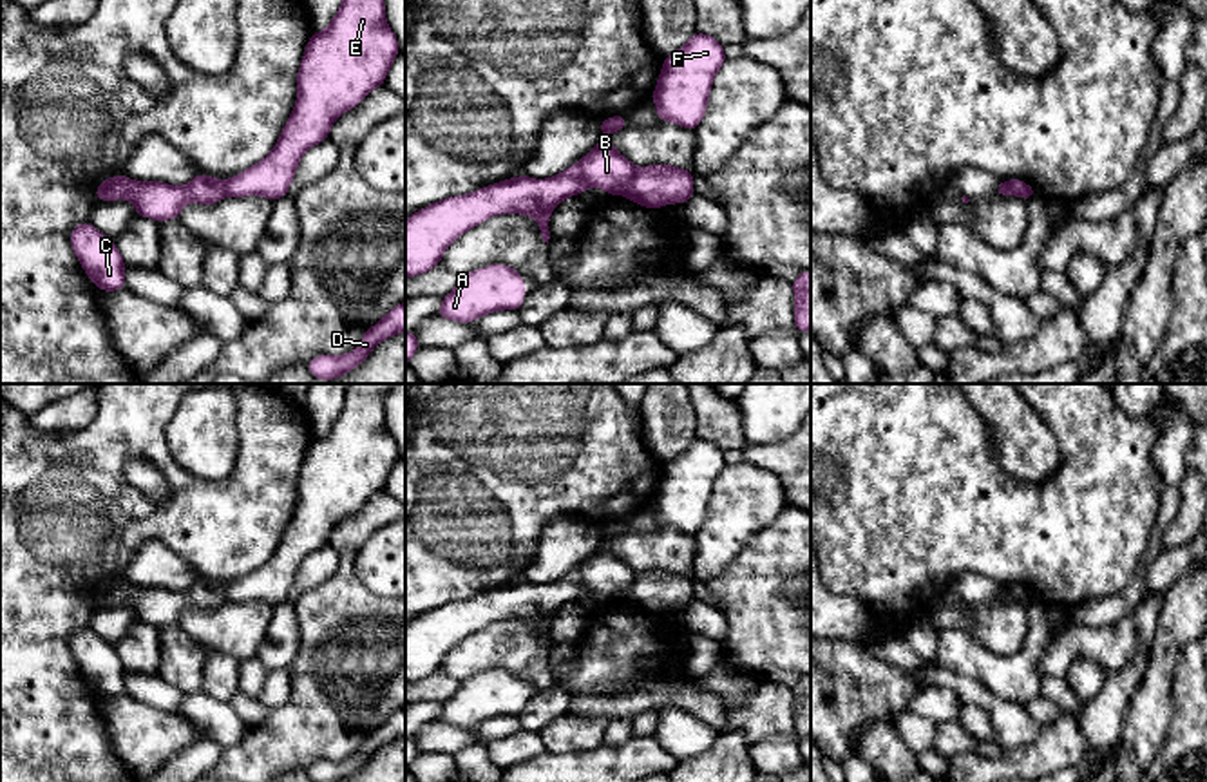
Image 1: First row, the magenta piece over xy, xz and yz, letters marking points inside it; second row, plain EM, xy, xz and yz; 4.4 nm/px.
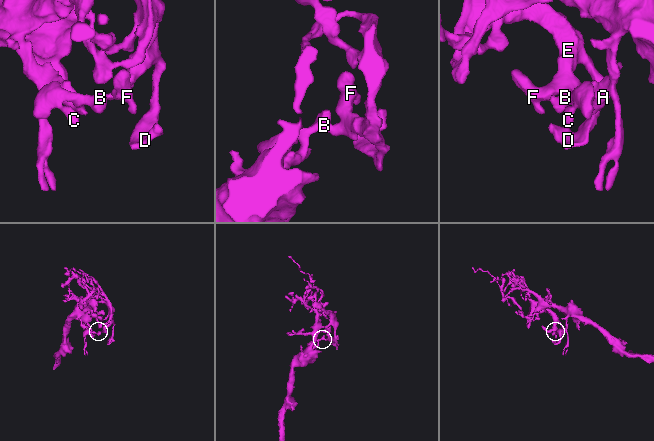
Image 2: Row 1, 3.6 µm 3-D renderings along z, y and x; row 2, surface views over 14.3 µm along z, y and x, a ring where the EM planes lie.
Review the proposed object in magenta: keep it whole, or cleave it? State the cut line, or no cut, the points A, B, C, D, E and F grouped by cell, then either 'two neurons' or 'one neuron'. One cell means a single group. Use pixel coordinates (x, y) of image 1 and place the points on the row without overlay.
cut xz (639, 574), (625, 598); groups A B C / D E F; two neurons

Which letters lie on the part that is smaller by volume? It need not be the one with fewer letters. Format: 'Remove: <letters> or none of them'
Remove: D, E, F

